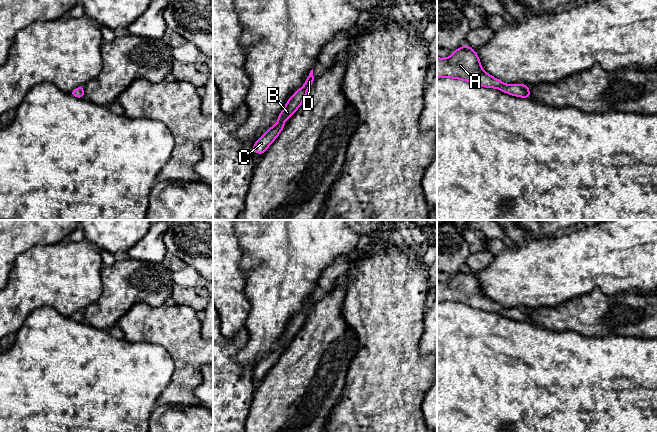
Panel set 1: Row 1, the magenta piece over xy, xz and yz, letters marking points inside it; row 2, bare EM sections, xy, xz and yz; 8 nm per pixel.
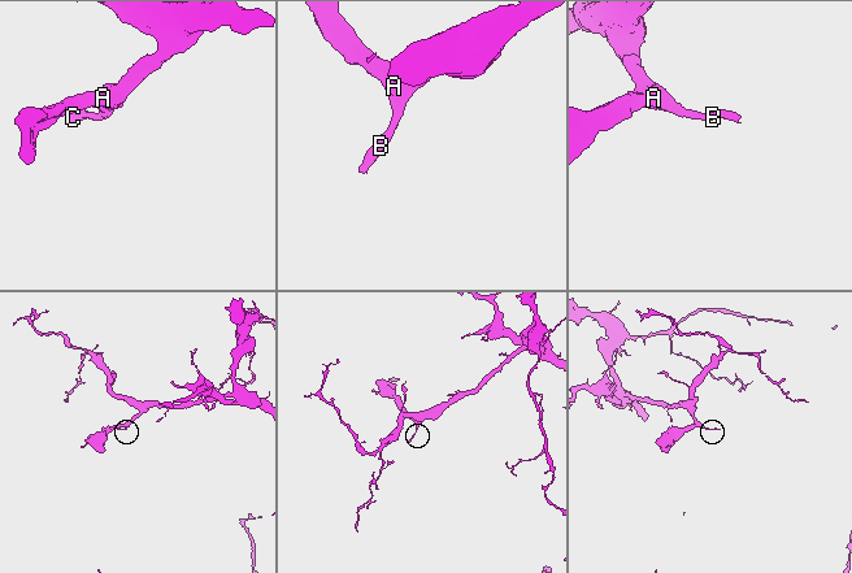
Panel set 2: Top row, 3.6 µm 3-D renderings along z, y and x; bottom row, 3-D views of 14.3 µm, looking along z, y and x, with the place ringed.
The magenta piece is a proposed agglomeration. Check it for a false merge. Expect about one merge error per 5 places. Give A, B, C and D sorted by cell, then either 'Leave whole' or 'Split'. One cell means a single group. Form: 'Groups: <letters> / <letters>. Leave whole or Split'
Groups: A B C D. Leave whole

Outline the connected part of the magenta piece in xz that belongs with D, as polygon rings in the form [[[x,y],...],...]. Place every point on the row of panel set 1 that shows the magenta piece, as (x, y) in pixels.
[[[313,69],[310,71],[305,84],[297,90],[287,101],[283,111],[277,118],[278,123],[268,129],[268,131],[260,137],[260,139],[253,144],[253,153],[264,154],[267,148],[279,136],[281,130],[285,127],[284,121],[289,119],[303,103],[308,89],[311,87],[315,77]]]

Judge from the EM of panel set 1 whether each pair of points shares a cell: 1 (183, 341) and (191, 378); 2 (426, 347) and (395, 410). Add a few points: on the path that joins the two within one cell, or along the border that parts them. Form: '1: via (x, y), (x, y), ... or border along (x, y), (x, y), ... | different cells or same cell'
1: via (188, 350), (188, 369) | same cell
2: border along (423, 329), (419, 351), (426, 354) | different cells

